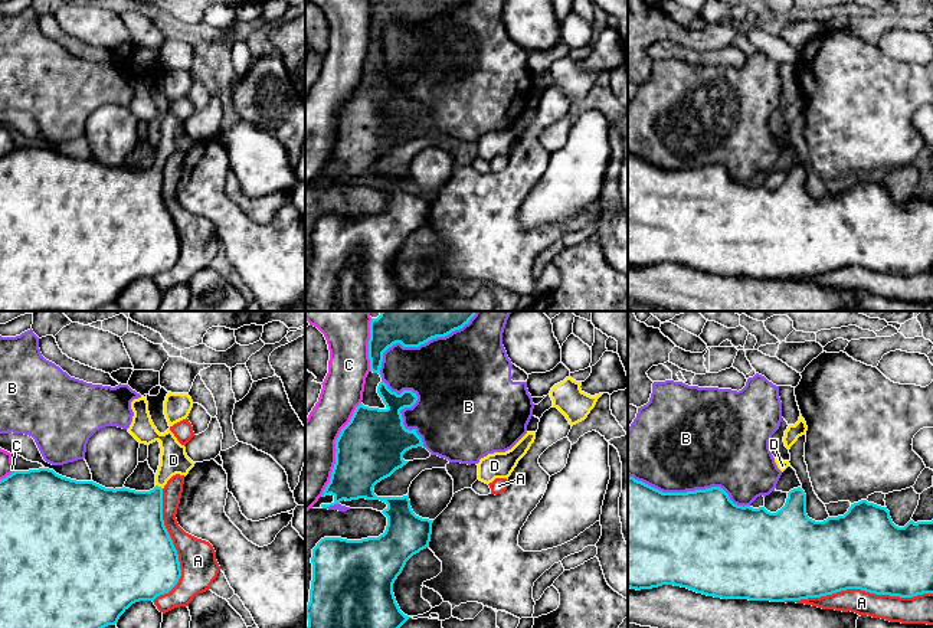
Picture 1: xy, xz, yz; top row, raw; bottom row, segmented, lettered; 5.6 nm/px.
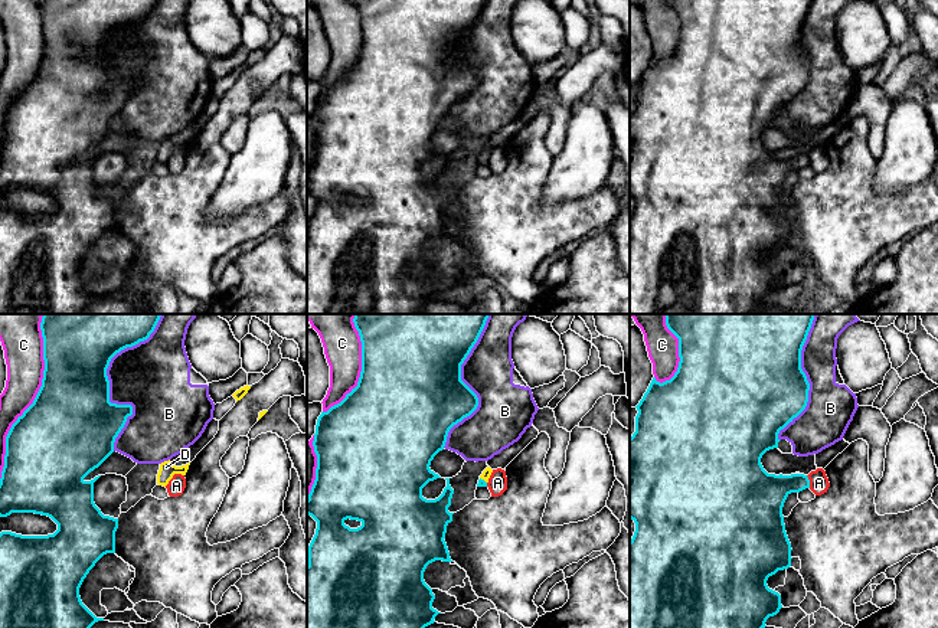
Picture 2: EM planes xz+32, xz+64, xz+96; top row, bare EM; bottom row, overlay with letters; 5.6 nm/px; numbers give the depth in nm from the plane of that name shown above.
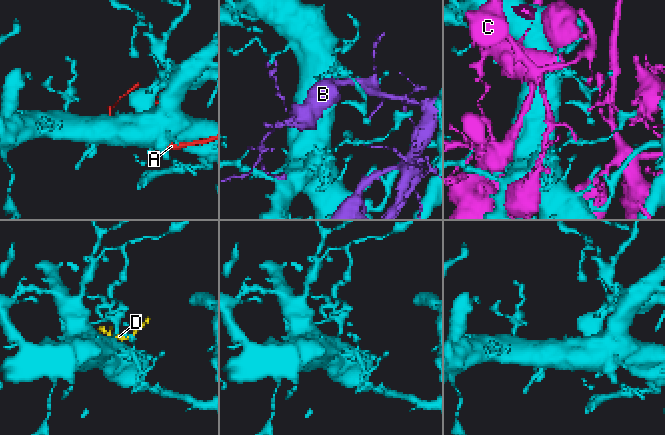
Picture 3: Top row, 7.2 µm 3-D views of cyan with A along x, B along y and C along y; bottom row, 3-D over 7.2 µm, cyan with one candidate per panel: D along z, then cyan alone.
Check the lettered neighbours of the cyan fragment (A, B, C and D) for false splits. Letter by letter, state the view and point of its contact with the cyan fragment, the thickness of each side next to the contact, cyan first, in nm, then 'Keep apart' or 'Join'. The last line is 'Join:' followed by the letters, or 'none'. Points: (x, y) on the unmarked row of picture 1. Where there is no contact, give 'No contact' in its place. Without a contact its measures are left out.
A: Touches cyan at yz (857, 265). Thickness 440 nm (cyan) against 140 nm. Keep apart
B: Touches cyan at yz (690, 169). Thickness 500 nm (cyan) against 500 nm. Keep apart
C: Touches cyan at xz (336, 126). Thickness 380 nm (cyan) against 340 nm. Keep apart
D: Touches cyan at xy (157, 163). Thickness 360 nm (cyan) against 160 nm. Join
Join: D

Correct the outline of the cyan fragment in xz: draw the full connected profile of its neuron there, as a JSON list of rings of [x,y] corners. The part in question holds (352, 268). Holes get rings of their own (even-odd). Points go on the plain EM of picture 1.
[[[383,58],[377,63],[377,71],[386,85],[369,85],[360,81],[335,118],[335,141],[321,173],[331,171],[334,179],[321,181],[321,184],[340,181],[343,177],[380,177],[387,181],[382,189],[387,194],[387,203],[379,215],[361,217],[324,215],[317,220],[311,235],[312,258],[310,279],[305,284],[308,297],[305,311],[396,311],[410,295],[400,288],[393,271],[393,261],[406,239],[429,225],[433,197],[413,190],[409,170],[403,174],[377,174],[373,166],[409,140],[403,137],[406,128],[423,124],[416,107],[405,105],[400,91],[402,86],[412,85],[418,73],[412,68],[397,72]]]

